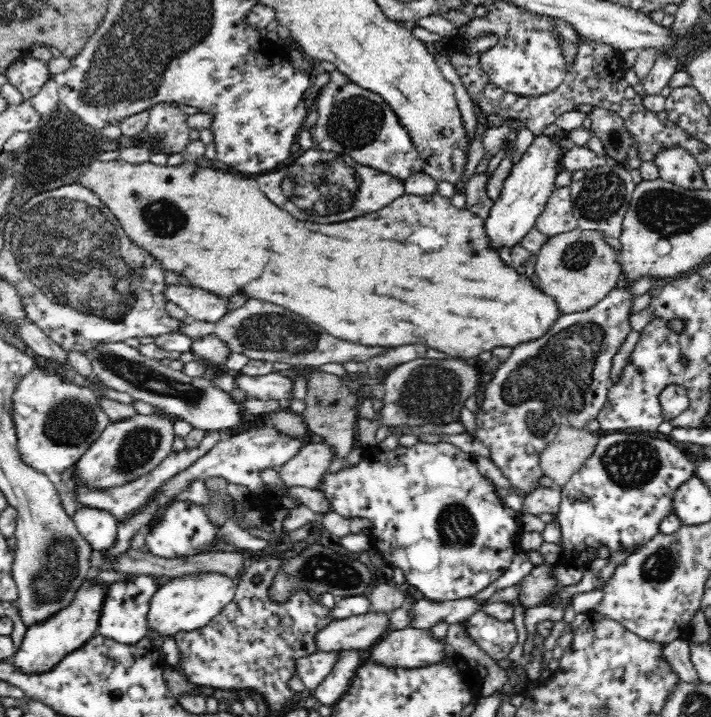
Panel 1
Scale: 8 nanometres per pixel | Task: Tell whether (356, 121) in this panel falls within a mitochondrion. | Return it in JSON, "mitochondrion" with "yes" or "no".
{"mitochondrion":"yes"}

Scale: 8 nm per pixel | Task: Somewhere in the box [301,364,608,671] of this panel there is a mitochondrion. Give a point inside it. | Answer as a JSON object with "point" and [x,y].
{"point":[457,528]}

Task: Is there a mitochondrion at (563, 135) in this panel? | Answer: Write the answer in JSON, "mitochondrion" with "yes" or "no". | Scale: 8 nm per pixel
{"mitochondrion":"no"}

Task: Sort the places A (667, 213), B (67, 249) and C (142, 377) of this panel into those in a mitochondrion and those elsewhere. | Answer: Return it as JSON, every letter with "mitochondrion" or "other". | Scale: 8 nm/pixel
{"A":"mitochondrion","B":"mitochondrion","C":"mitochondrion"}

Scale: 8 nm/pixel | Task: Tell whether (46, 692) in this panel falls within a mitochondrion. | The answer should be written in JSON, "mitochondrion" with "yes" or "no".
{"mitochondrion":"no"}

